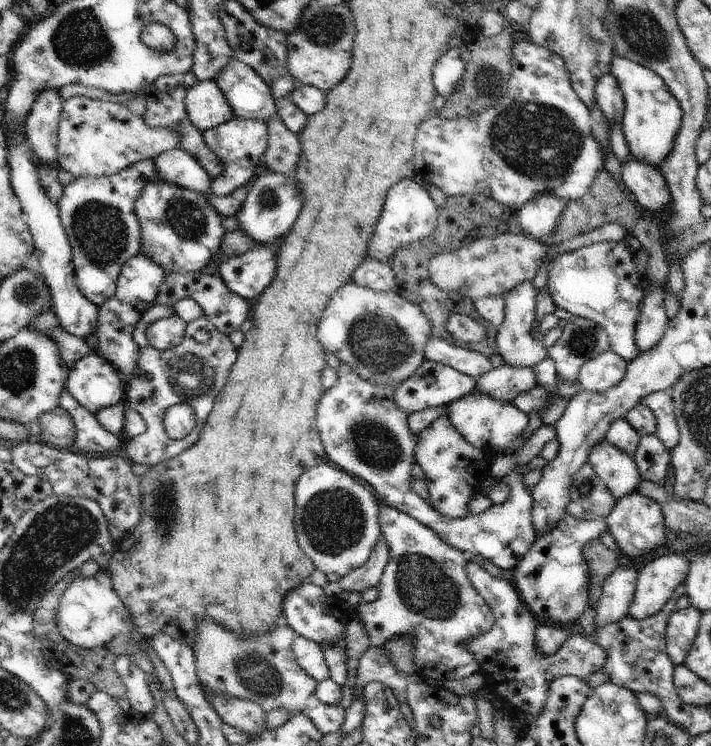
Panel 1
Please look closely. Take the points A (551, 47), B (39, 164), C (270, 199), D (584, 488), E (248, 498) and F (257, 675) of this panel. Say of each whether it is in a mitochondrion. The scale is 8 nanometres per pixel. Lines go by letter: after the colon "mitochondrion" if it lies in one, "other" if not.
A: other
B: other
C: mitochondrion
D: mitochondrion
E: other
F: mitochondrion

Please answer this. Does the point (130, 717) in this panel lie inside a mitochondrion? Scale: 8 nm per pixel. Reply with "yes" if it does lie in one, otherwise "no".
no

